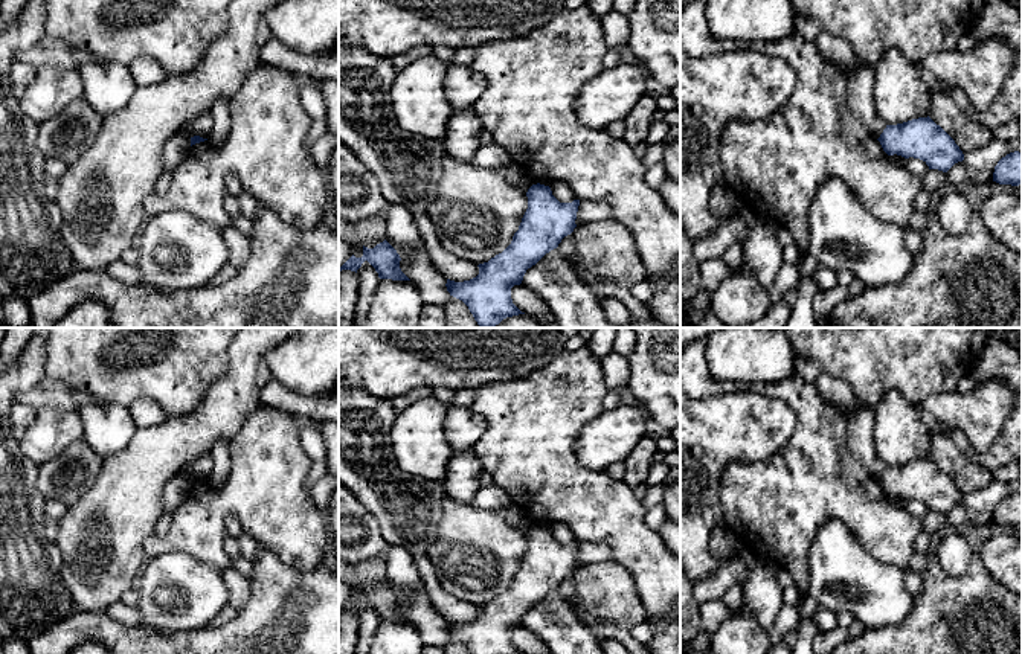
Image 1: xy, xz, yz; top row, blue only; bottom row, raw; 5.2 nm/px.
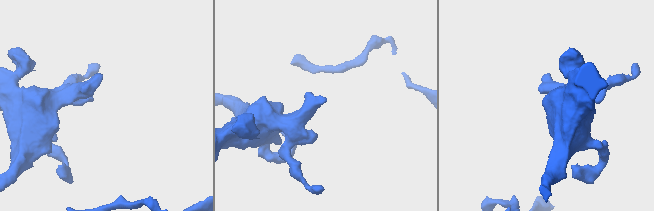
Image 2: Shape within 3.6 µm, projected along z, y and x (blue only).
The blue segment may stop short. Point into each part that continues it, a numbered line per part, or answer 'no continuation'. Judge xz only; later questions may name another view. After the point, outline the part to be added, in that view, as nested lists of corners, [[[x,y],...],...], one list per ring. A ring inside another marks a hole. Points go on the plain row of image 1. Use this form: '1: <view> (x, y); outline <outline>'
no continuation

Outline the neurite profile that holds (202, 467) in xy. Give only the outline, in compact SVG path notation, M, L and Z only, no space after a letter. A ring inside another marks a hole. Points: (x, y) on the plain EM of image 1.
M206 454L194 462L191 462L185 471L183 476L186 476L189 480L194 477L200 477L203 480L207 480L214 468L214 460L211 454Z

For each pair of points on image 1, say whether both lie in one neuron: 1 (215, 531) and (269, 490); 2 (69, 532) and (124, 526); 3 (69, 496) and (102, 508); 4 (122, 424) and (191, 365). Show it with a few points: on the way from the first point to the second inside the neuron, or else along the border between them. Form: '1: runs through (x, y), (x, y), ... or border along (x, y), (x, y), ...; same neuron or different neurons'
1: runs through (220, 516), (241, 494), (253, 493); same neuron
2: runs through (81, 519), (93, 508), (104, 508), (110, 514); same neuron
3: border along (99, 468), (95, 482), (69, 508); different neurons
4: border along (104, 400), (128, 407); different neurons

